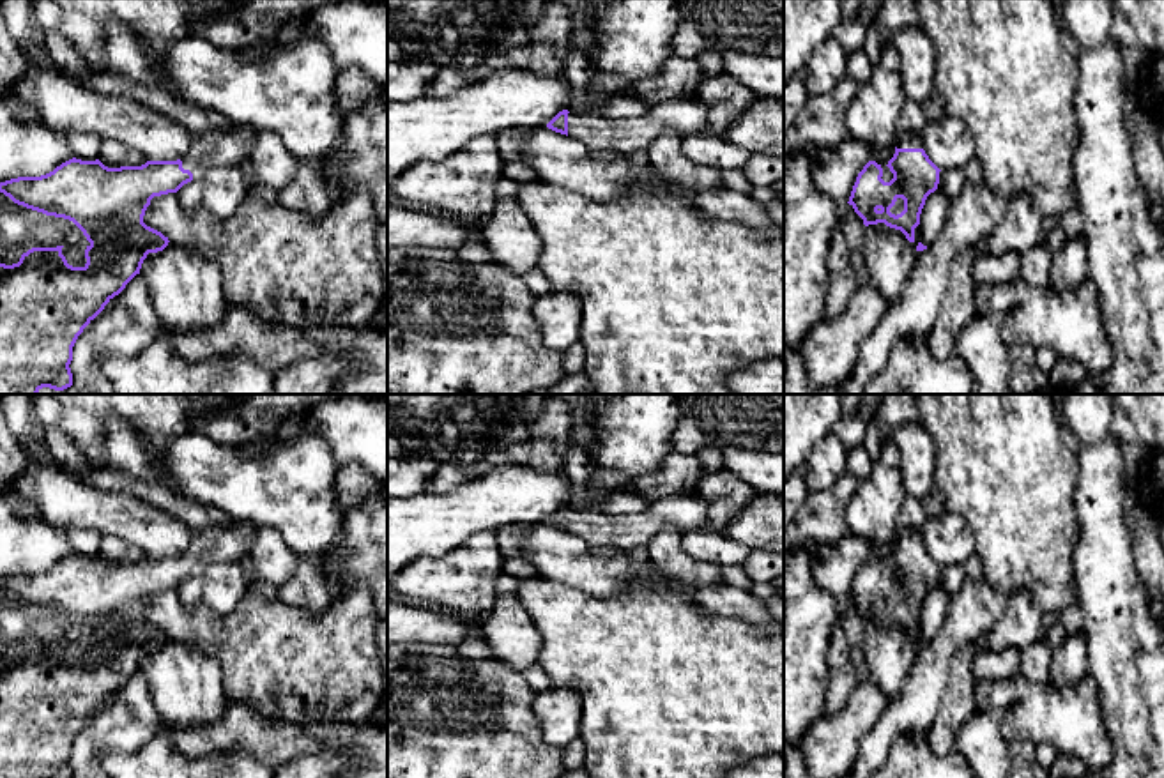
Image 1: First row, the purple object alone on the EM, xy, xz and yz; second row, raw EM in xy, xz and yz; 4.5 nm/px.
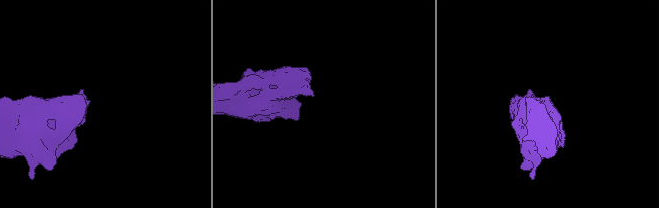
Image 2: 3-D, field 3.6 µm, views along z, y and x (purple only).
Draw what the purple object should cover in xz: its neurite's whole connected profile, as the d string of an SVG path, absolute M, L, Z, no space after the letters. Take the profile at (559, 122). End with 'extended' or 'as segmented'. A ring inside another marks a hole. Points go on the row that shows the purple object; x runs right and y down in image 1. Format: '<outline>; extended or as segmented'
M685 97L640 108L633 117L621 118L563 110L547 127L578 140L600 154L628 156L635 150L647 150L656 136L669 129L701 134L708 127L708 118L708 104L695 97Z; extended

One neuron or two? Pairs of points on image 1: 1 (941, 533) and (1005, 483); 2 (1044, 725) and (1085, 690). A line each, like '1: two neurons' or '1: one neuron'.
1: two neurons
2: one neuron

